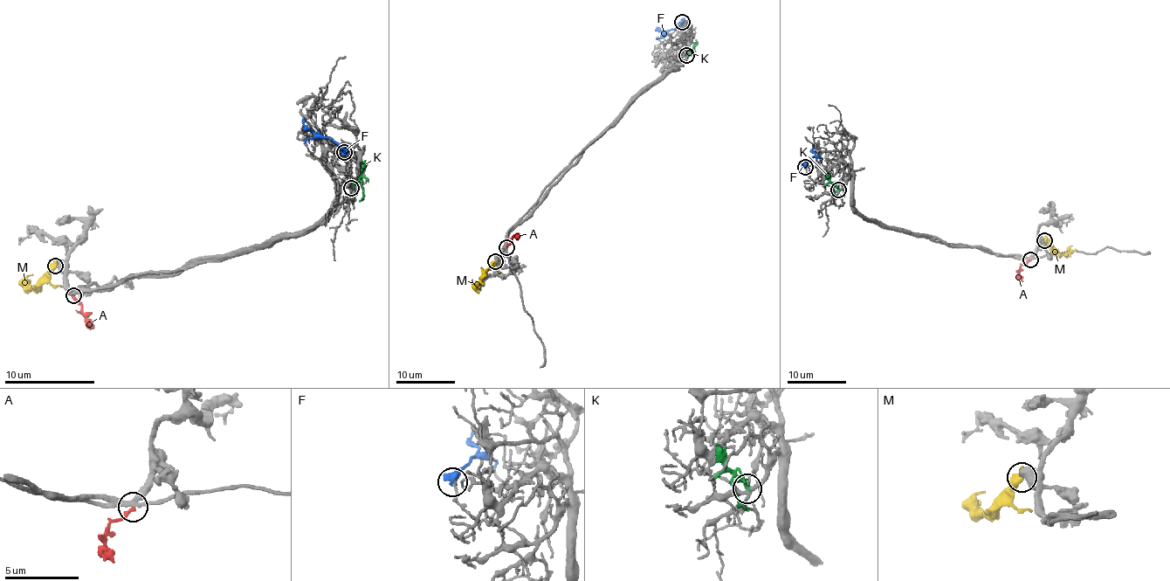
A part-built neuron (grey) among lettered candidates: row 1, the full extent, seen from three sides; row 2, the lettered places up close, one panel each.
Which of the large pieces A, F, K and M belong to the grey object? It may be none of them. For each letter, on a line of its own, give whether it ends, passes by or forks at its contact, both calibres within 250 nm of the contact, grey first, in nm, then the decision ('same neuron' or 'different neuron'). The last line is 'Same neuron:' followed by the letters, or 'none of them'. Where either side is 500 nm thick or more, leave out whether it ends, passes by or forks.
A: it ends | 340/220 nm | different neuron
F: 110/600 nm | different neuron
K: it ends | 260/150 nm | different neuron
M: 480/600 nm | same neuron
Same neuron: M

